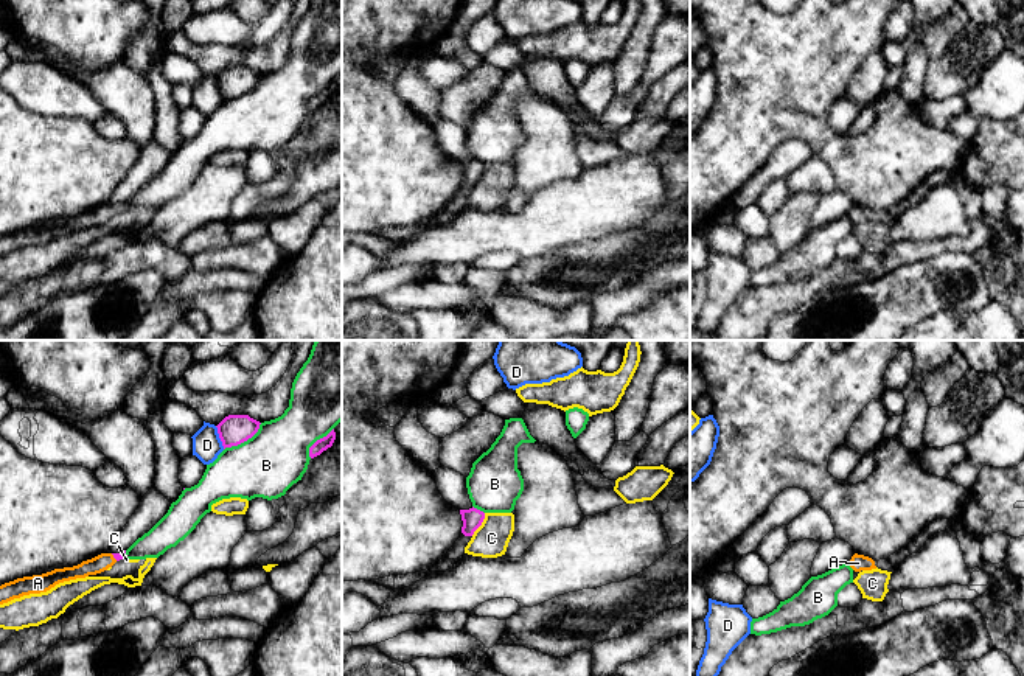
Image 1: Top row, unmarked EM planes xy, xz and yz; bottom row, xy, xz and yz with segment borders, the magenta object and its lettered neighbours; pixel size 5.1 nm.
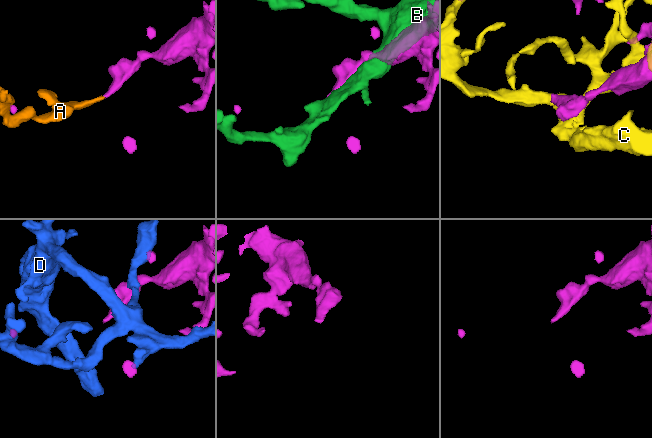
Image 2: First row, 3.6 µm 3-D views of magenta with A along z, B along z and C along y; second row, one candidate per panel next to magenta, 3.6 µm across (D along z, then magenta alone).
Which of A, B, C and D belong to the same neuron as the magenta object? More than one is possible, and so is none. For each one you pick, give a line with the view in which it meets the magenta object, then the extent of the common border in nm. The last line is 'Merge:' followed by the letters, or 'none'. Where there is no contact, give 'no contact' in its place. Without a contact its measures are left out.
A: xy | 50 nm
Merge: A

